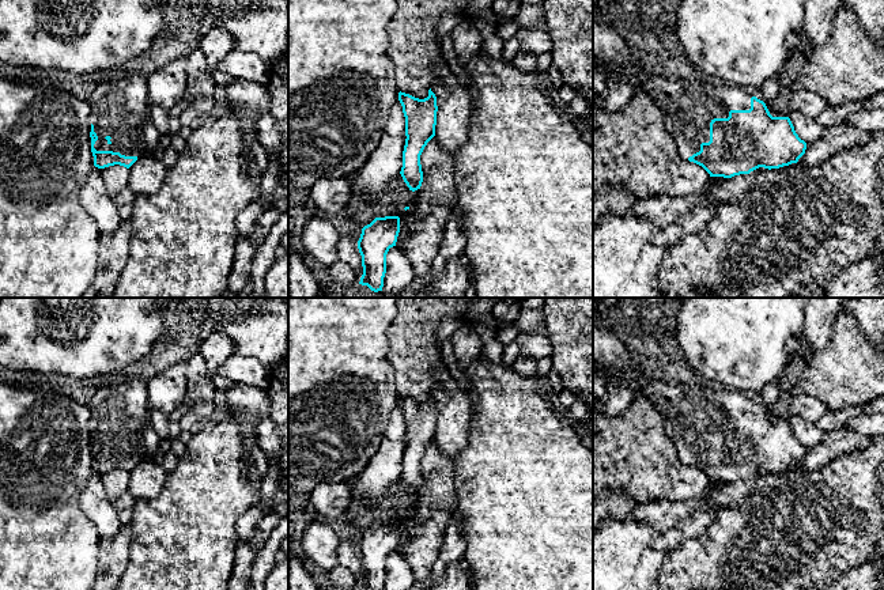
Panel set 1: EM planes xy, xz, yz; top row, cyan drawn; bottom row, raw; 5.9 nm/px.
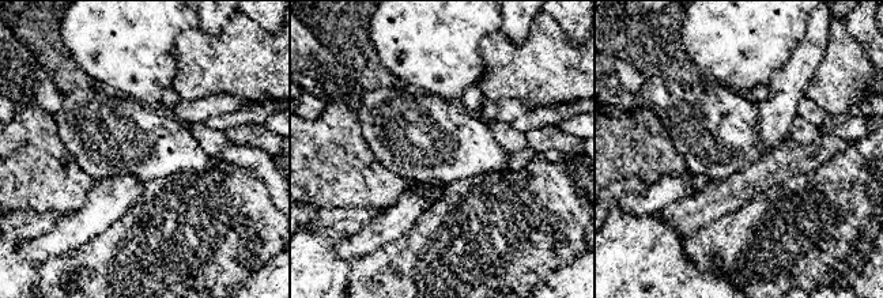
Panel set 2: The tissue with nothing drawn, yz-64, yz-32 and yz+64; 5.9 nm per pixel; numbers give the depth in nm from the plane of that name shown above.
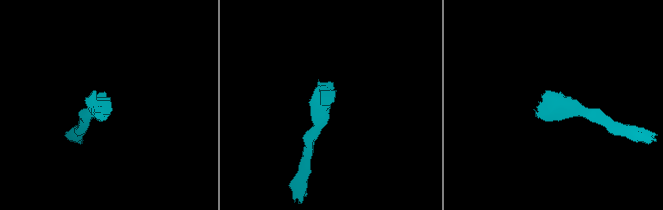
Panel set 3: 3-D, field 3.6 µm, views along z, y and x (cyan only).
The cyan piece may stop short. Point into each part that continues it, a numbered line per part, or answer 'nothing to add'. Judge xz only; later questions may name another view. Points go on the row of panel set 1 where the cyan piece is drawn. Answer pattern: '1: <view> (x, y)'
nothing to add

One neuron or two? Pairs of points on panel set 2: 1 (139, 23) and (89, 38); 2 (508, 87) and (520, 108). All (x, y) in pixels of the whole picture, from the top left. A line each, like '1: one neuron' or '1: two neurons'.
1: one neuron
2: two neurons

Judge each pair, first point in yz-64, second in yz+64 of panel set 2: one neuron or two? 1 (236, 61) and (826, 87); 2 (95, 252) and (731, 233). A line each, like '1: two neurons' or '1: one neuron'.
1: one neuron
2: one neuron

